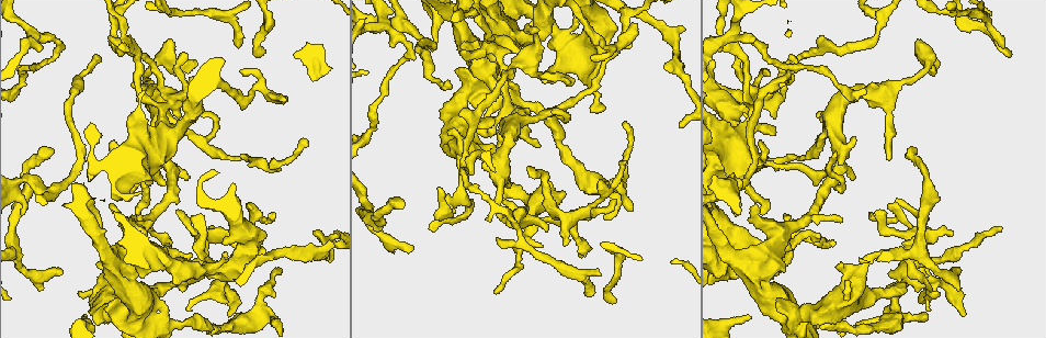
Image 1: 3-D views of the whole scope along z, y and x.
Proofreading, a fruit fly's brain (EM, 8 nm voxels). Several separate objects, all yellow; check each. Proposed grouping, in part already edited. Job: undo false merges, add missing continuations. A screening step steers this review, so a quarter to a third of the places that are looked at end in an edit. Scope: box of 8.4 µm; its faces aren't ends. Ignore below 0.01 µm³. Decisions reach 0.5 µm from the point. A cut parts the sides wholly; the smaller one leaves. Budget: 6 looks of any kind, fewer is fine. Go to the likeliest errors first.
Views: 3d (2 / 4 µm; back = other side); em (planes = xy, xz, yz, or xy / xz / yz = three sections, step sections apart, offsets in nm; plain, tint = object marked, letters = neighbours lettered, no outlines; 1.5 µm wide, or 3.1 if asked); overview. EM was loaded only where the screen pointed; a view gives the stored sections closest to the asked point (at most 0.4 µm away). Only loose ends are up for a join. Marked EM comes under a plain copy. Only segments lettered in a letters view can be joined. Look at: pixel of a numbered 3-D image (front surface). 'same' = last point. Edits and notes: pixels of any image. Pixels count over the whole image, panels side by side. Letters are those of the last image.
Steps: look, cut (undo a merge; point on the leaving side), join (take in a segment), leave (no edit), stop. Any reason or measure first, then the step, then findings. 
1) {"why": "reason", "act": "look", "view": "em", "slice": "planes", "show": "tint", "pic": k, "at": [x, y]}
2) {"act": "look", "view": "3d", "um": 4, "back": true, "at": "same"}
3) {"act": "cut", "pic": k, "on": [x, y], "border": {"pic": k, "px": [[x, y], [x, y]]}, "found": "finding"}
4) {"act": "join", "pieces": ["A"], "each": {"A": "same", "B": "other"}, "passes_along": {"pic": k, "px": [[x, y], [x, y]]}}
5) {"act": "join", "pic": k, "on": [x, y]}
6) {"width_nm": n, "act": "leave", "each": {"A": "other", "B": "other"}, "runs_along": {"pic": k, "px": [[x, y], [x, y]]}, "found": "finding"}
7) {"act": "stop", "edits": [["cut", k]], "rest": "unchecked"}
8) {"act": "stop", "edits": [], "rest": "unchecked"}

{"why": "an open end", "act": "look", "view": "3d", "um": 4, "pic": 1, "at": [282, 98]}

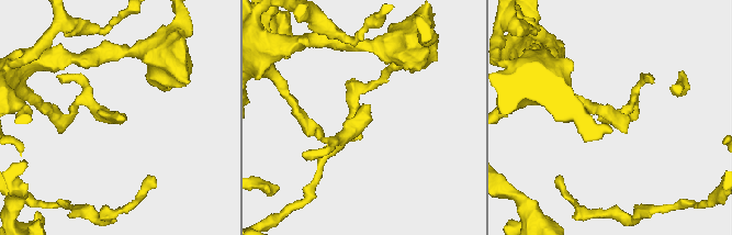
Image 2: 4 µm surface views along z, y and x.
{"why": "shape alone is not enough", "act": "look", "view": "em", "slice": "yz", "step": 4, "show": "tint", "pic": 2, "at": [362, 103]}

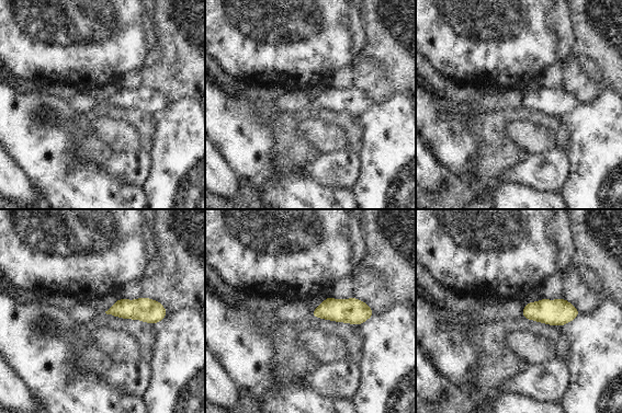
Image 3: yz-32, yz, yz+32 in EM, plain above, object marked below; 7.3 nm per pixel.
{"why": "cut it another way", "act": "look", "view": "em", "slice": "planes", "show": "letters", "at": "same"}

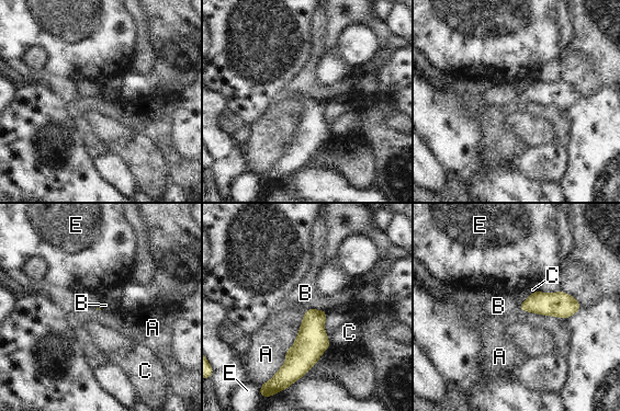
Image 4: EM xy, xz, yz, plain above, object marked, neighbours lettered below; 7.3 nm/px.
{"act": "leave", "each": {"A": "other", "B": "other", "C": "other", "E": "other"}, "border": {"pic": 4, "px": [[307, 308], [284, 364], [272, 376]]}, "found": "none of them fits"}

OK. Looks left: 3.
{"why": "thin end", "act": "look", "view": "em", "slice": "xy", "step": 8, "show": "letters", "pic": 1, "at": [94, 58]}

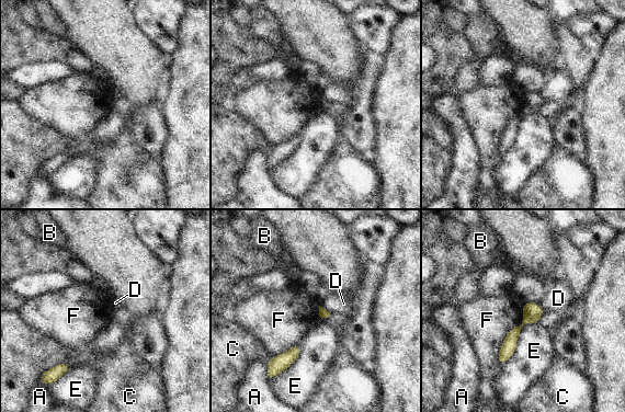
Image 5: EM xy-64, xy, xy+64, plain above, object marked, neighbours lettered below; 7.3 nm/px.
{"why": "cut it another way", "act": "look", "view": "em", "slice": "planes", "show": "letters", "at": "same"}

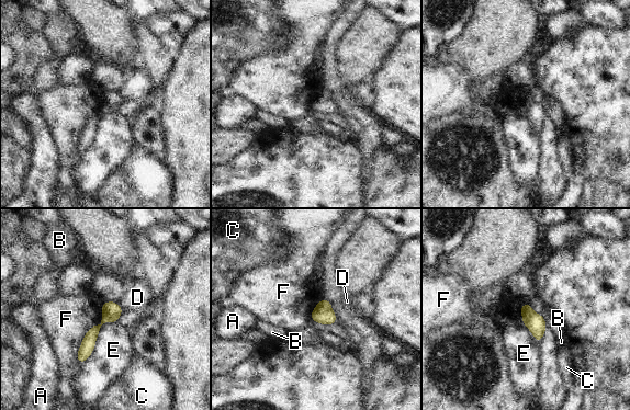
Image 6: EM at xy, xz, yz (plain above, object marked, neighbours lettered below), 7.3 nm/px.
{"act": "leave", "each": {"A": "other", "B": "other", "C": "other", "D": "other", "E": "other", "F": "other"}, "found": "none of them fits"}

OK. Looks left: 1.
{"why": "free end", "act": "look", "view": "em", "slice": "xy", "step": 4, "show": "letters", "pic": 1, "at": [888, 158]}

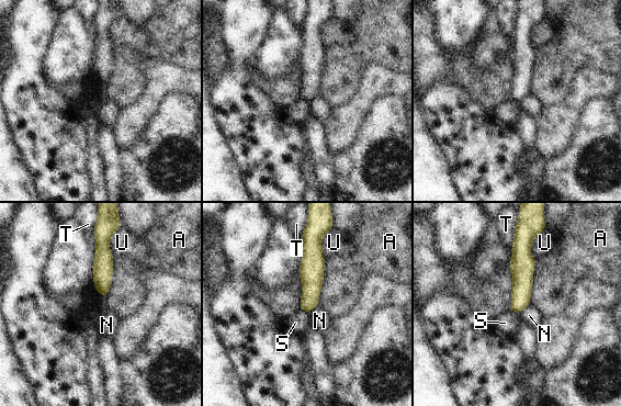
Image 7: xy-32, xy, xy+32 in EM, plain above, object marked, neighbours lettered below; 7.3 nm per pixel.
{"act": "leave", "each": {"A": "other", "N": "other", "S": "other", "T": "other", "U": "other"}, "runs_along": {"pic": 7, "px": [[523, 241], [522, 286], [517, 309]]}, "found": "no lettered segment goes on from it"}

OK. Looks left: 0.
{"act": "stop", "edits": [], "rest": "unchecked"}

